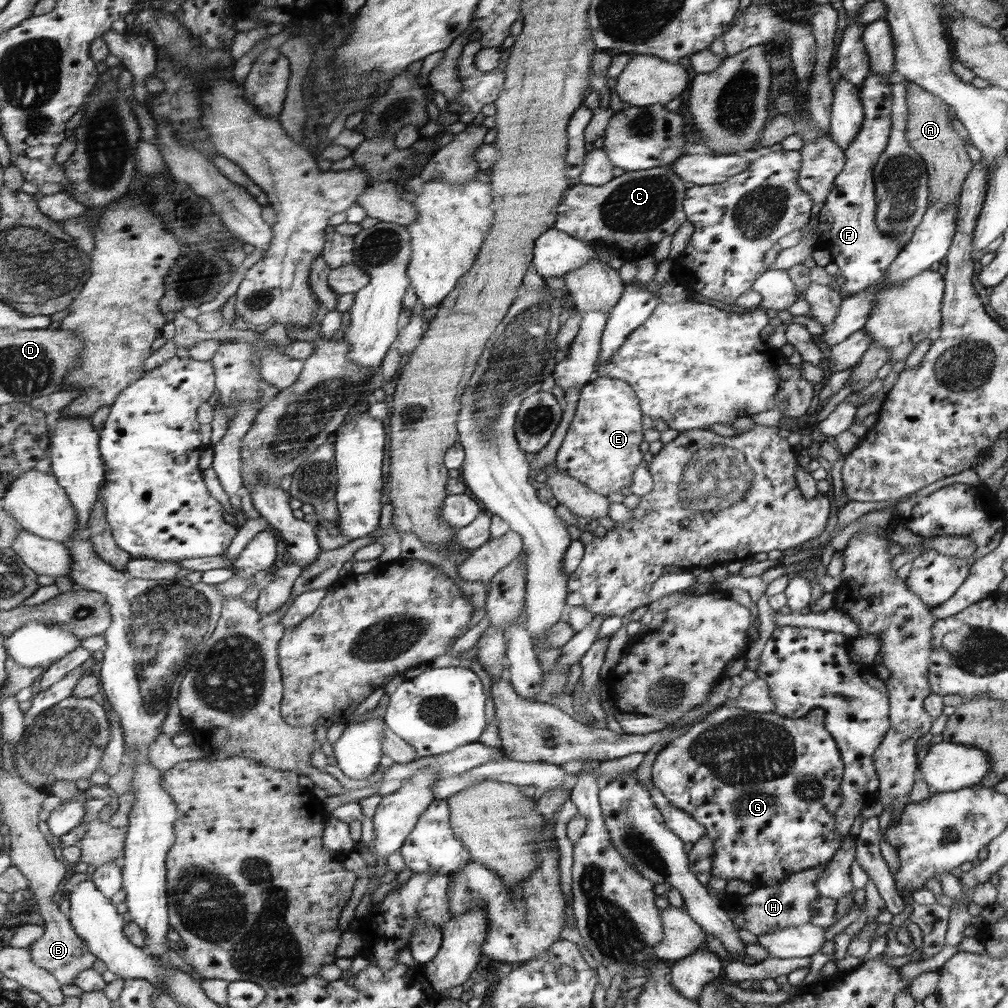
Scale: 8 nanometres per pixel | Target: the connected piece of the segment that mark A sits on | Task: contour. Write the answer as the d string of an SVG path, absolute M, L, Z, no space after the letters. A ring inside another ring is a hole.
M913 82L907 84L907 136L912 148L924 158L928 169L929 205L956 205L959 202L960 191L966 177L972 170L973 164L966 153L966 142L952 127L952 120L948 116L948 104L925 88Z

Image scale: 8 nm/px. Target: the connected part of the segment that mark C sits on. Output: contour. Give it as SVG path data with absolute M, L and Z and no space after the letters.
M654 167L641 171L626 171L623 175L614 177L604 186L578 183L574 188L566 192L558 221L554 229L568 234L576 240L588 243L594 241L607 248L610 244L620 248L634 248L640 240L648 240L650 244L656 244L664 238L664 234L674 234L680 224L687 221L684 212L686 184L672 169L666 167Z

